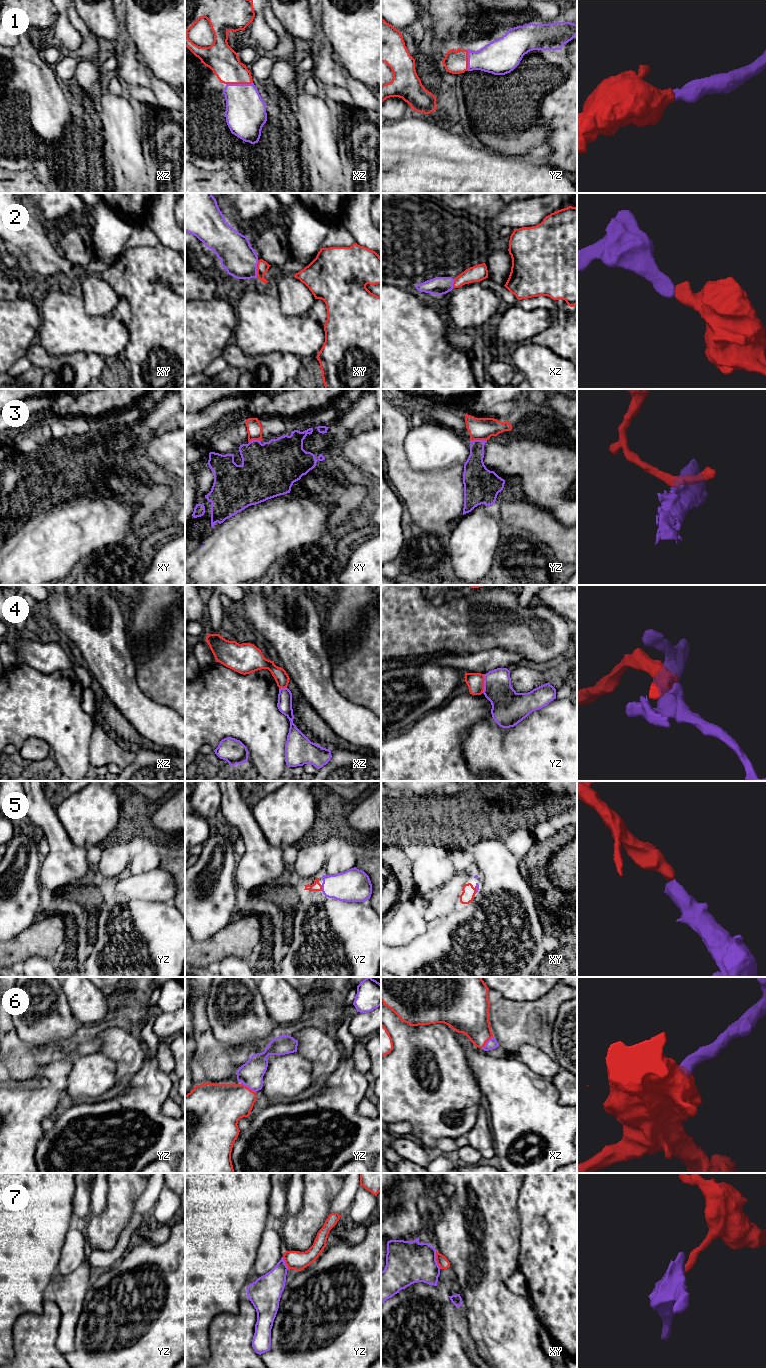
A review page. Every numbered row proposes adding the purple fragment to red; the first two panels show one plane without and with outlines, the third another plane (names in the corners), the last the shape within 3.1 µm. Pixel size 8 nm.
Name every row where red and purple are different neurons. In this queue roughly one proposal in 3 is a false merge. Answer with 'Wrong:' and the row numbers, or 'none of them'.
Wrong: 3, 4, 7

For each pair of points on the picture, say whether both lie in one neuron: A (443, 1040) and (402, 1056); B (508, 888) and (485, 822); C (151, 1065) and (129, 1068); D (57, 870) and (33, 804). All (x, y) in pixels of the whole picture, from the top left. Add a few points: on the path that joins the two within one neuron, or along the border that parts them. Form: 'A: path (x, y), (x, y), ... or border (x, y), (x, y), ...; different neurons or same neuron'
A: path (433, 1044), (414, 1044), (412, 1046); same neuron
B: border (503, 841), (488, 839), (481, 840), (475, 845); different neurons
C: border (144, 1062), (141, 1069), (127, 1083); different neurons
D: path (57, 854), (57, 837), (46, 820); same neuron

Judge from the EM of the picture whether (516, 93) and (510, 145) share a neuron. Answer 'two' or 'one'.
one

